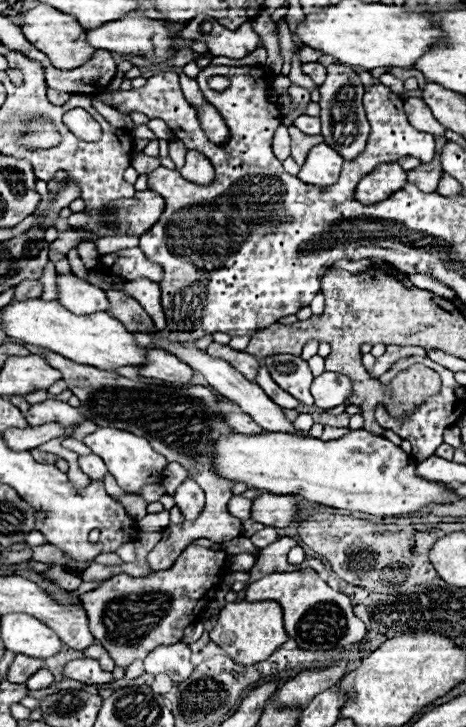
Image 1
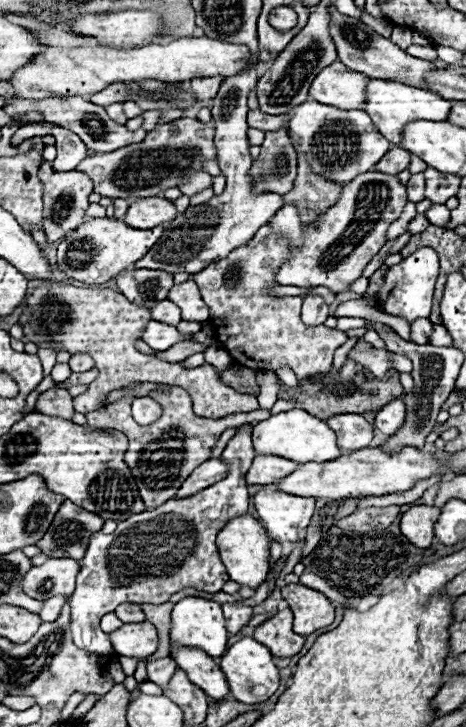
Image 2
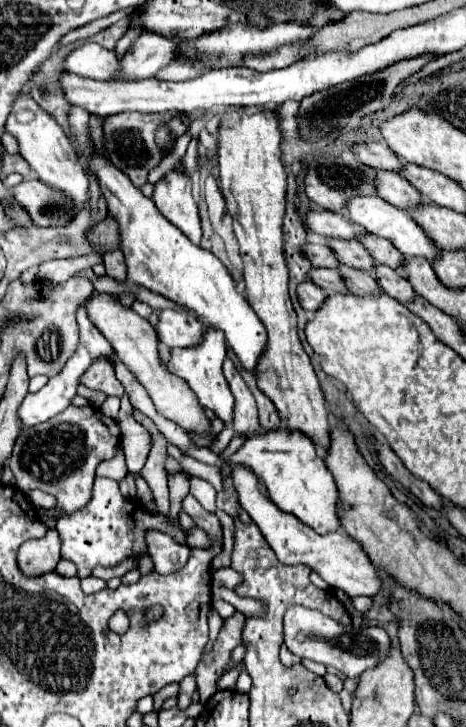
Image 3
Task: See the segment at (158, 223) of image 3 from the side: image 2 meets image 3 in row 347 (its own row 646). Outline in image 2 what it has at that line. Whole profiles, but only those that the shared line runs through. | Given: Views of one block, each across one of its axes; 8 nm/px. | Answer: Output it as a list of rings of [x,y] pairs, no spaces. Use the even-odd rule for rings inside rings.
[[[246,636],[238,642],[234,642],[226,652],[224,656],[220,658],[220,670],[224,672],[226,676],[226,682],[228,682],[228,690],[230,690],[230,698],[236,698],[244,704],[258,704],[258,702],[264,702],[268,700],[280,686],[280,674],[278,674],[278,668],[274,664],[274,658],[270,654],[270,650],[256,642],[254,638]]]

